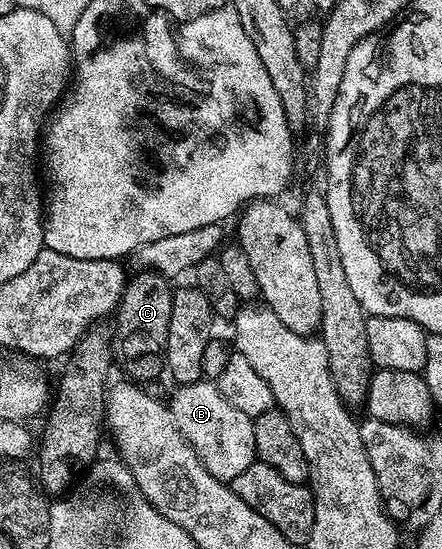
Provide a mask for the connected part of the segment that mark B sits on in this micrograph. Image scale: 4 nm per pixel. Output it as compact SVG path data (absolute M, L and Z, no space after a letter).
M201 378L193 384L181 384L175 390L177 392L170 399L174 422L178 422L178 430L182 430L186 442L194 446L198 458L214 478L230 482L238 478L246 466L257 463L253 417L230 406L213 381Z

